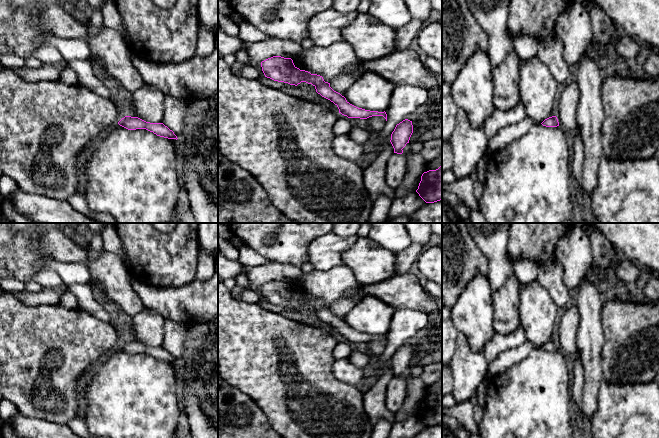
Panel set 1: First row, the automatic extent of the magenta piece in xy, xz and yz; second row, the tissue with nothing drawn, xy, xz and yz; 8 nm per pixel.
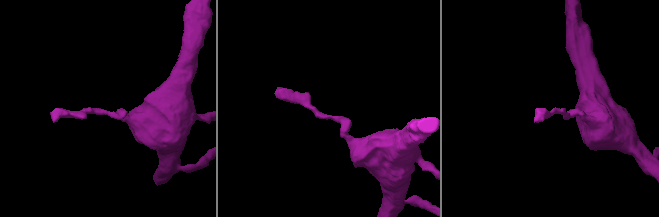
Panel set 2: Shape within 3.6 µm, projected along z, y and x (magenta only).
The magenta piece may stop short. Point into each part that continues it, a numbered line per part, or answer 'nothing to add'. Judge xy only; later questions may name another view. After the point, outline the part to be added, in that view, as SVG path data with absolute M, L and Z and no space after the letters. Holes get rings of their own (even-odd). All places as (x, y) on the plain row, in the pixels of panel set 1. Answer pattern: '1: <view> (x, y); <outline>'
nothing to add

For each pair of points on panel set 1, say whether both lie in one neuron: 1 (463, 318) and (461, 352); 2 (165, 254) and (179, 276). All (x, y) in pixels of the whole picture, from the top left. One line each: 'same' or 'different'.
1: different
2: same

